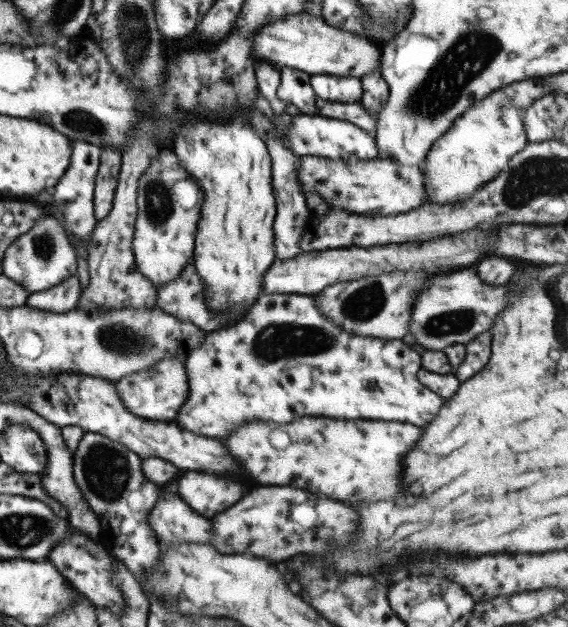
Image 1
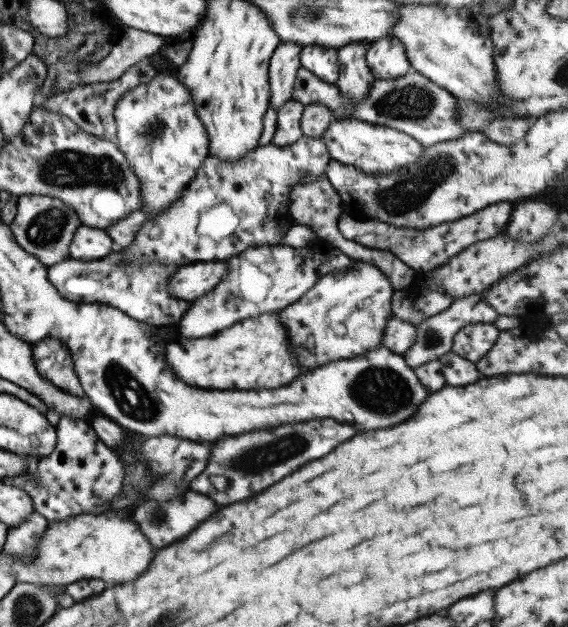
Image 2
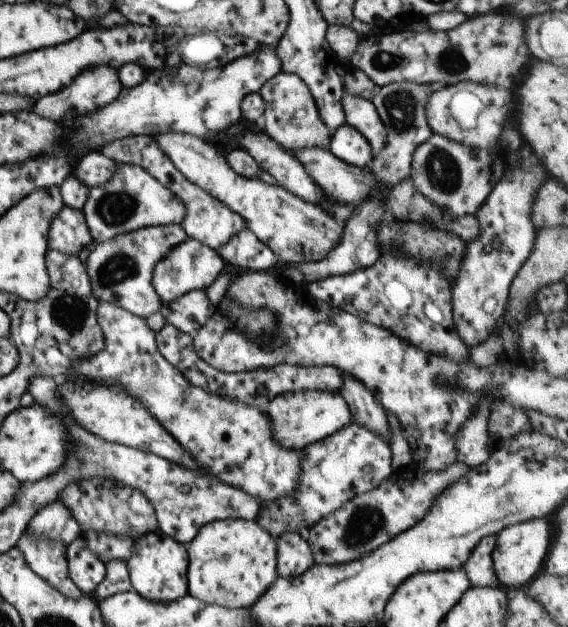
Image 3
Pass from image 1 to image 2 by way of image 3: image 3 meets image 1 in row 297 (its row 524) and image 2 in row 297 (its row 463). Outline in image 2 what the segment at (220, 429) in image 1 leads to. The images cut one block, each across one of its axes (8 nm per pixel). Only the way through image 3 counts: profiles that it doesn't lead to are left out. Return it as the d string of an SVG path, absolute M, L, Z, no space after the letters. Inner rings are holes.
M356 260L353 266L322 275L302 298L282 309L280 321L292 340L302 373L382 345L386 321L393 314L394 291L390 279L378 267Z

